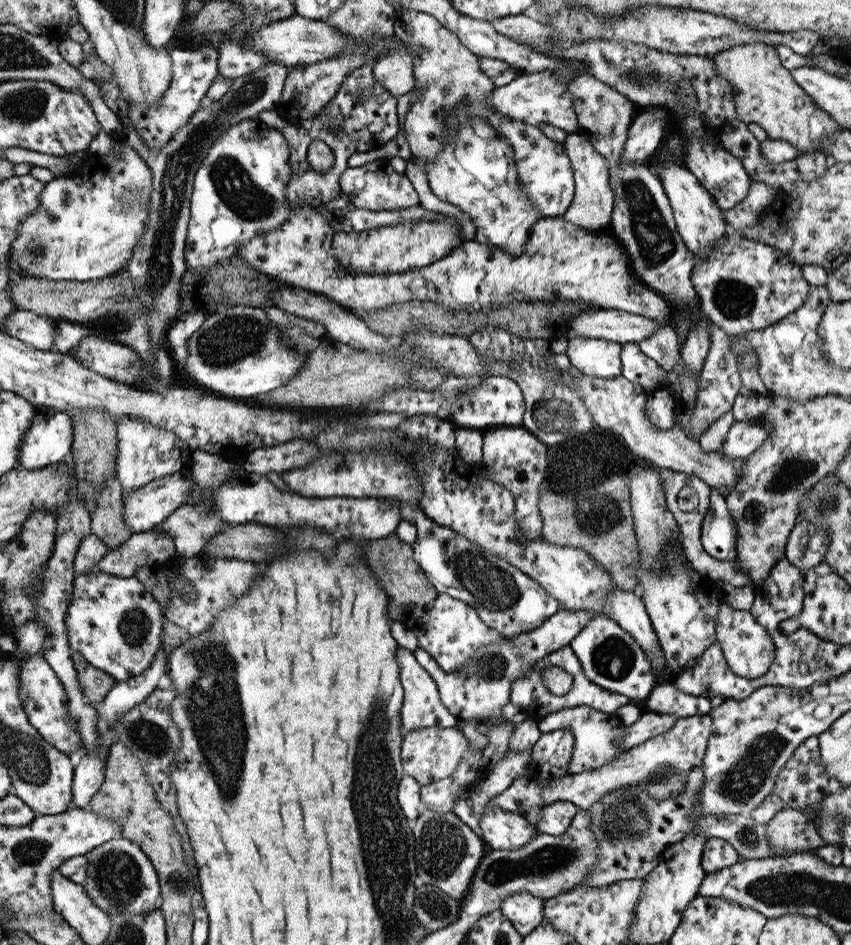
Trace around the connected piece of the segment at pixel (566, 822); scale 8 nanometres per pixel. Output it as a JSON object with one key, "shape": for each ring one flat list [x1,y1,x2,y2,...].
{"shape":[[558,801,550,803,540,811,540,820,535,825,537,830,542,834,559,837,566,833,578,808,571,802]]}

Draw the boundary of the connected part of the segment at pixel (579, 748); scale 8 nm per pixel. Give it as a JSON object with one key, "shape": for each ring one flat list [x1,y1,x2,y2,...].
{"shape":[[586,705,575,706,546,715,538,722,538,726,542,733,560,730,562,726,572,731,575,743,570,764,567,768,569,773,577,774,599,769,604,765,608,765,609,761,614,761,624,751,621,750,618,742,621,736,625,734,626,725,619,719,617,713,600,712]]}

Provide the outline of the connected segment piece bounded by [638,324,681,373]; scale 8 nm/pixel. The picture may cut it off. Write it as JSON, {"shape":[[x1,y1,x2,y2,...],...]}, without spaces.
{"shape":[[663,325,650,338,638,343,642,353,656,361,660,367,669,373,678,365,680,359,679,338,674,326]]}

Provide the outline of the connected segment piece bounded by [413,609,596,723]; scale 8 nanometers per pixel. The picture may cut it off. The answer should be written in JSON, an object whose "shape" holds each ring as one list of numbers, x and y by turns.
{"shape":[[592,609,558,611,537,629,516,635,514,638,504,638,502,641,496,641,494,645,481,646,469,664,461,672,454,674,444,672,432,655,423,648,416,649,413,655,436,681,441,701,458,721,475,718,479,723,486,719,503,717,500,708,510,702,509,692,513,678,525,677,525,672,535,665,539,658,569,645,595,616]]}

